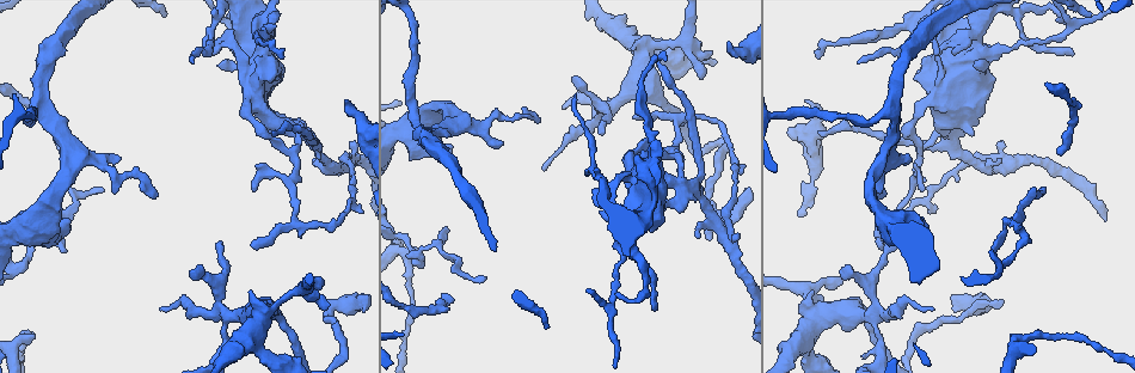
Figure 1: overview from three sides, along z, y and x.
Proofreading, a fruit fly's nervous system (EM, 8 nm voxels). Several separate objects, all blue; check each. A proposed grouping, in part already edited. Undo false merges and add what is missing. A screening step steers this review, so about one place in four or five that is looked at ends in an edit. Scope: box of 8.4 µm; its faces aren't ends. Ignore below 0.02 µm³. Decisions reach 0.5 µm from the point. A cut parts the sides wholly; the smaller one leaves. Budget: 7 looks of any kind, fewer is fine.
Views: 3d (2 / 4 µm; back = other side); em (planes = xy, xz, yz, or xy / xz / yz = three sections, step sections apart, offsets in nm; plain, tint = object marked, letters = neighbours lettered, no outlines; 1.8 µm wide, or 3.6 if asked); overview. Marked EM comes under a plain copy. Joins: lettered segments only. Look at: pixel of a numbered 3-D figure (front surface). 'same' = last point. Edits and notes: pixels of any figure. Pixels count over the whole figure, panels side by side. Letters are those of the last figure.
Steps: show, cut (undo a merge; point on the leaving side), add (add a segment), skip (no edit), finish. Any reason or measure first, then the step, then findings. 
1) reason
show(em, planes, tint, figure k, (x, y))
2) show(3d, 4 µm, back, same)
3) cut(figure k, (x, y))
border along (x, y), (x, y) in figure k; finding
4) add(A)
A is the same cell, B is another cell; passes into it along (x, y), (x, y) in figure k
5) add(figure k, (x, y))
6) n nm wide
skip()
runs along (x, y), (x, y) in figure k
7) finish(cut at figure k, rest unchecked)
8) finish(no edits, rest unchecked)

show(em, 3.6 µm, xz, step 8, letters, figure 1, (344, 101))

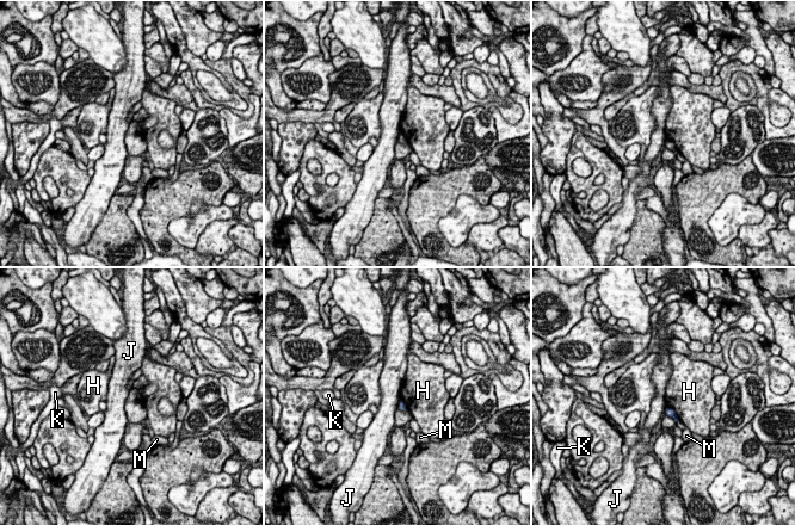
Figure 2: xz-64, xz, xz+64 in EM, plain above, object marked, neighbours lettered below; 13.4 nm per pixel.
show(em, 3.6 µm, planes, letters, same)

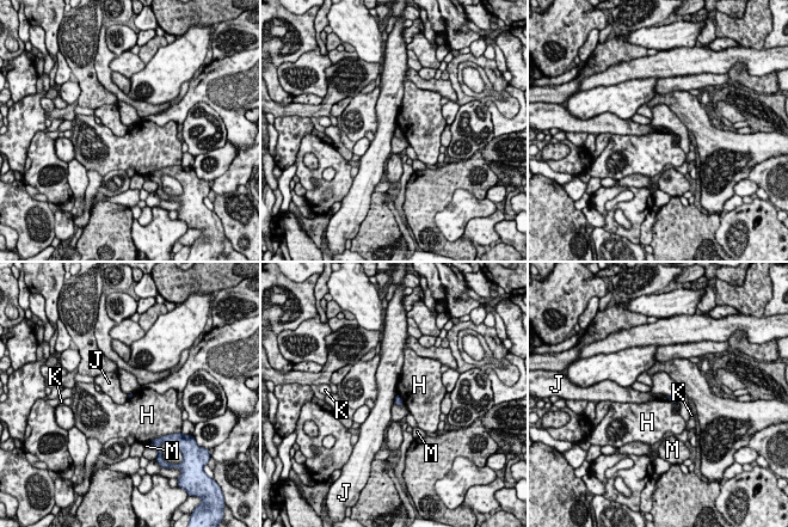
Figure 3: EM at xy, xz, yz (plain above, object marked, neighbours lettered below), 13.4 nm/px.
skip()
H, J, K and M are other cells; border along (396, 394), (393, 402) in figure 3; no lettered segment goes on from it

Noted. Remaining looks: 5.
four-way junction
show(3d, 4 µm, figure 1, (251, 335))

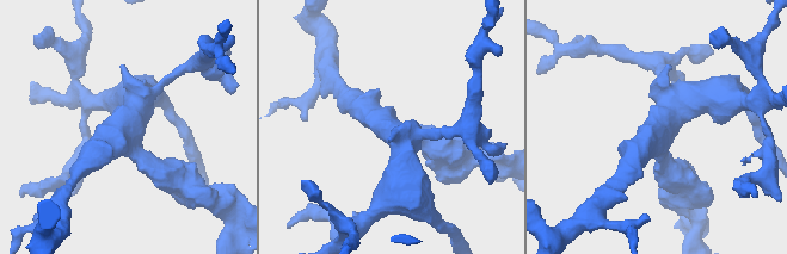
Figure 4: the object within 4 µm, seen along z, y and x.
4 arms; need the tissue
show(em, 3.6 µm, planes, tint, figure 4, (124, 131))

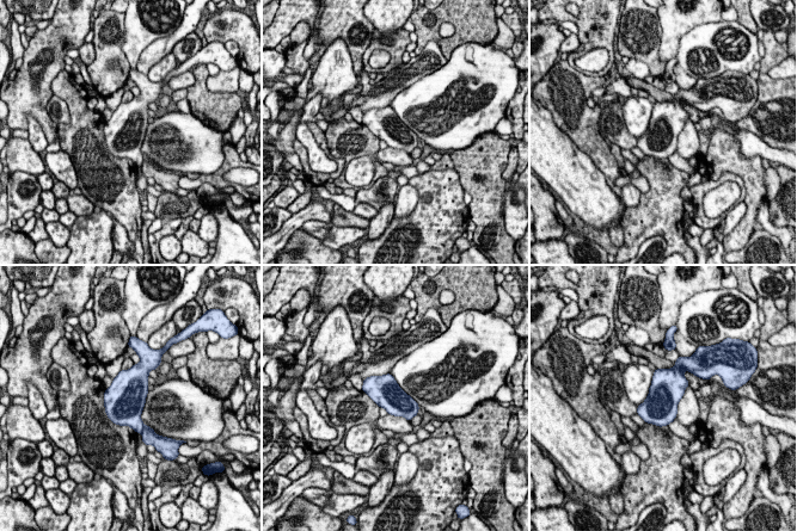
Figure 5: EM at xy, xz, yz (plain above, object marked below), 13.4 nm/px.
show(em, 3.6 µm, planes, letters, same)

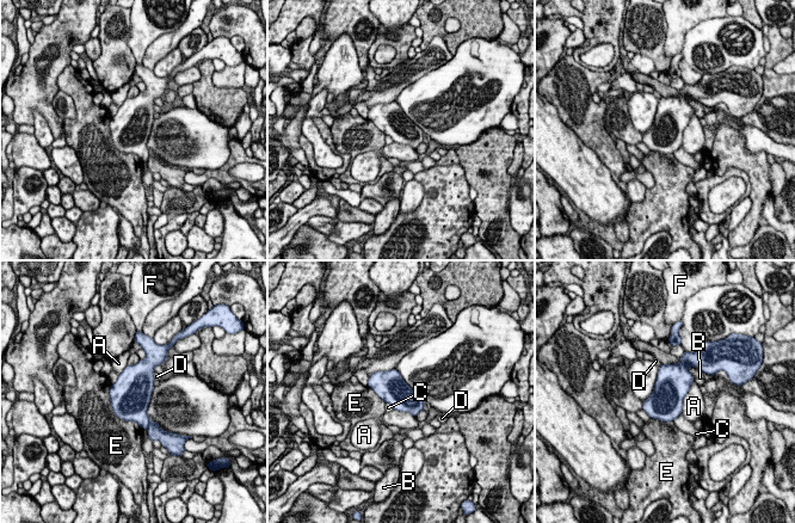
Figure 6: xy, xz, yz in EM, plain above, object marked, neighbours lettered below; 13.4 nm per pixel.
E touches over 650 nm
cut(figure 6, (155, 432))
A, B, C, D, E and F are other cells; border along (151, 420), (147, 429) in figure 6; two neurons meet here

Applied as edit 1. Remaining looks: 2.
show(overview)

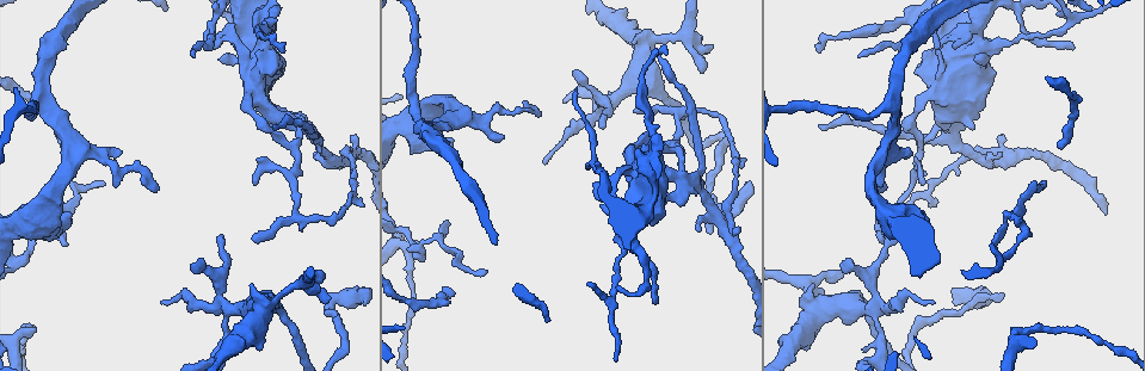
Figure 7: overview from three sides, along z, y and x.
thin end
show(em, planes, letters, figure 7, (546, 162))

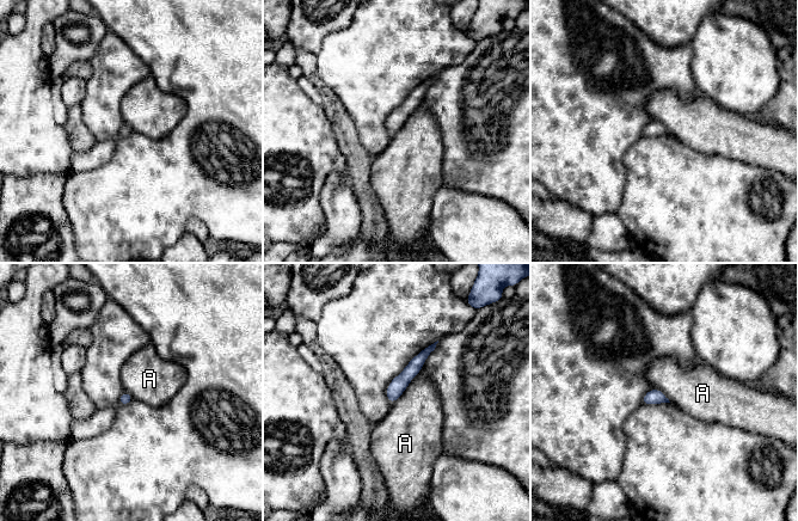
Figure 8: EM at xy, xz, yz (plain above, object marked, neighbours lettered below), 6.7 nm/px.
skip()
A is another cell; border along (421, 369), (391, 404) in figure 8; no lettered segment goes on from it

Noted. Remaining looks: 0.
finish(cut at figure 6, rest unchecked)

